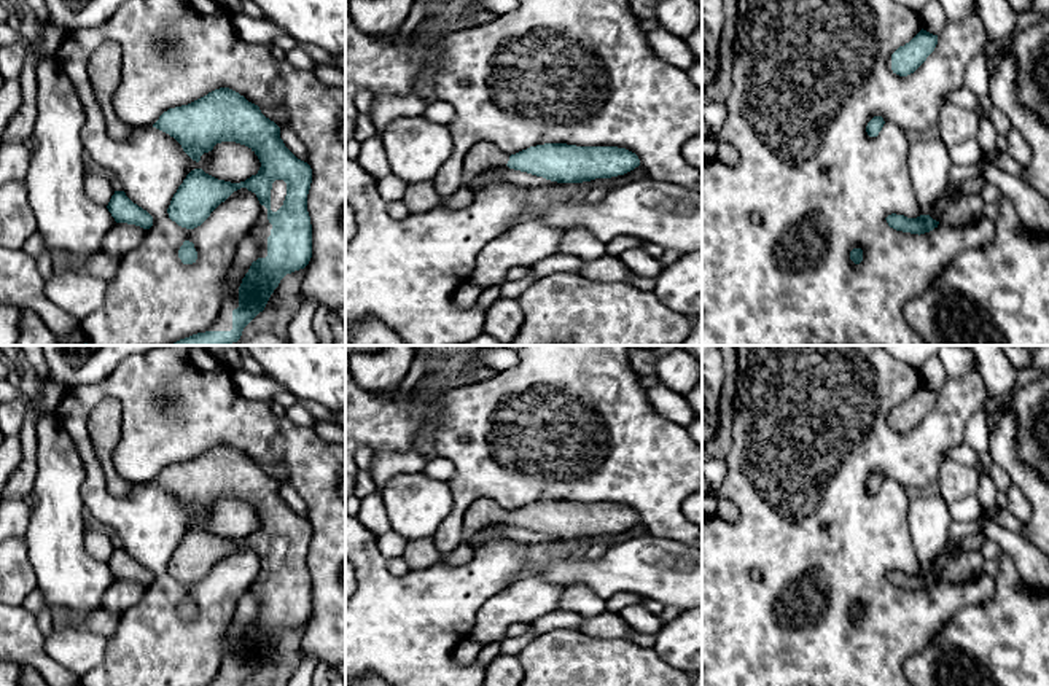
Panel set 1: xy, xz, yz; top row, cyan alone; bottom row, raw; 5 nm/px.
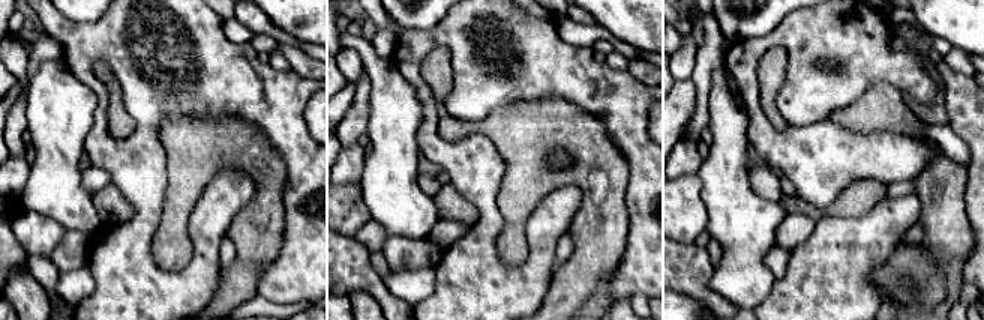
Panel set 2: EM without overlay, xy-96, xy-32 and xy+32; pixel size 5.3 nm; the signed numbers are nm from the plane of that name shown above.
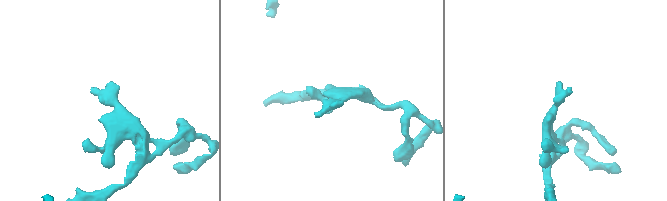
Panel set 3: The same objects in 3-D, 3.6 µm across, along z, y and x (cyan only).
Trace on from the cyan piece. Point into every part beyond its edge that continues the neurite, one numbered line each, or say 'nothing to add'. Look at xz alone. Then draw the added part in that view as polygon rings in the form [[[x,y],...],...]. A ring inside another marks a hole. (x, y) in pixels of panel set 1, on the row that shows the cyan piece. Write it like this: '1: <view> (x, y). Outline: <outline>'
1: xz (481, 156). Outline: [[[481,142],[470,148],[465,154],[462,178],[465,183],[471,181],[476,175],[489,167],[506,166],[508,154],[503,154],[493,143]]]

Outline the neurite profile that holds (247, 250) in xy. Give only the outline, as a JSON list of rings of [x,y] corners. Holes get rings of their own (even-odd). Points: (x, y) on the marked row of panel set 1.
[[[248,234],[236,248],[234,261],[231,266],[229,279],[234,280],[245,267],[258,259],[259,244]]]

